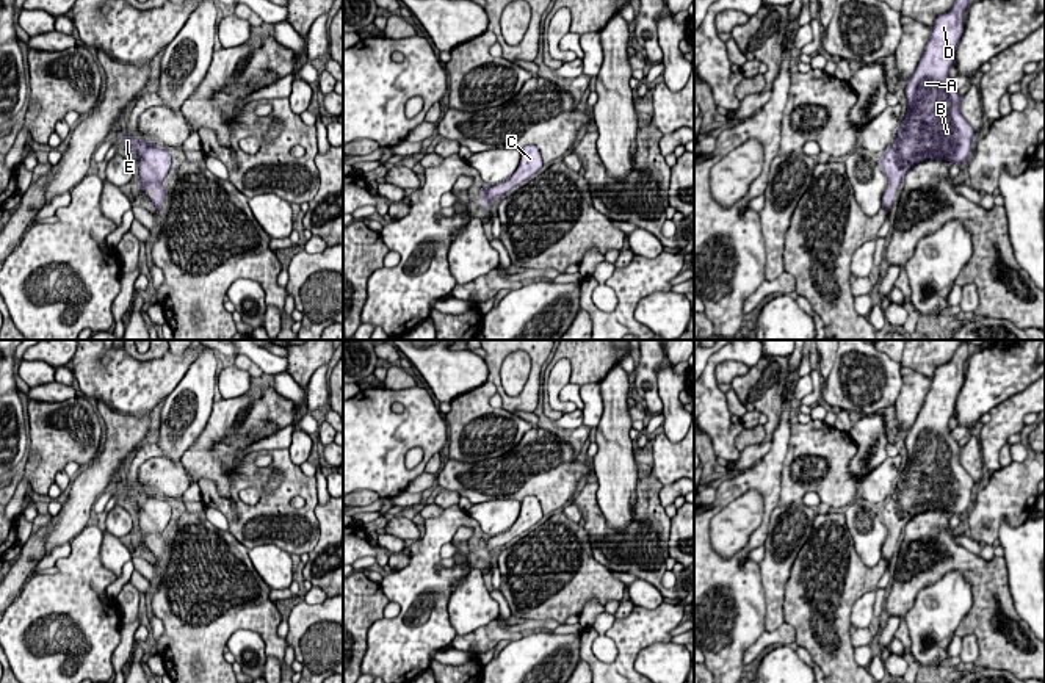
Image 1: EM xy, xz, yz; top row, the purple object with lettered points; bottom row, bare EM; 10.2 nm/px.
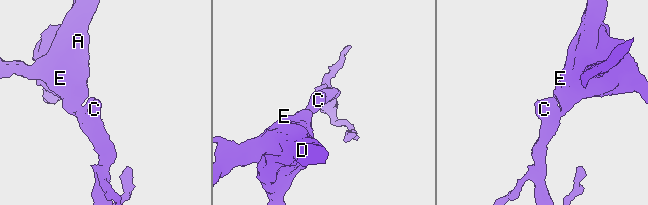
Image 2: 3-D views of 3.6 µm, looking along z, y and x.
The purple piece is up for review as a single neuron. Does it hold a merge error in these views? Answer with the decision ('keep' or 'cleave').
keep

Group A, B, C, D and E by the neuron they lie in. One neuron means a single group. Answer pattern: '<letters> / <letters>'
A B C D E

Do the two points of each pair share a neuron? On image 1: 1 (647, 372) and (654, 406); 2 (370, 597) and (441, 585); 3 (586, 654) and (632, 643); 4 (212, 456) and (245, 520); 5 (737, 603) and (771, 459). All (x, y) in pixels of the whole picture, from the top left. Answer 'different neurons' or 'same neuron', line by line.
1: same neuron
2: different neurons
3: same neuron
4: different neurons
5: same neuron

